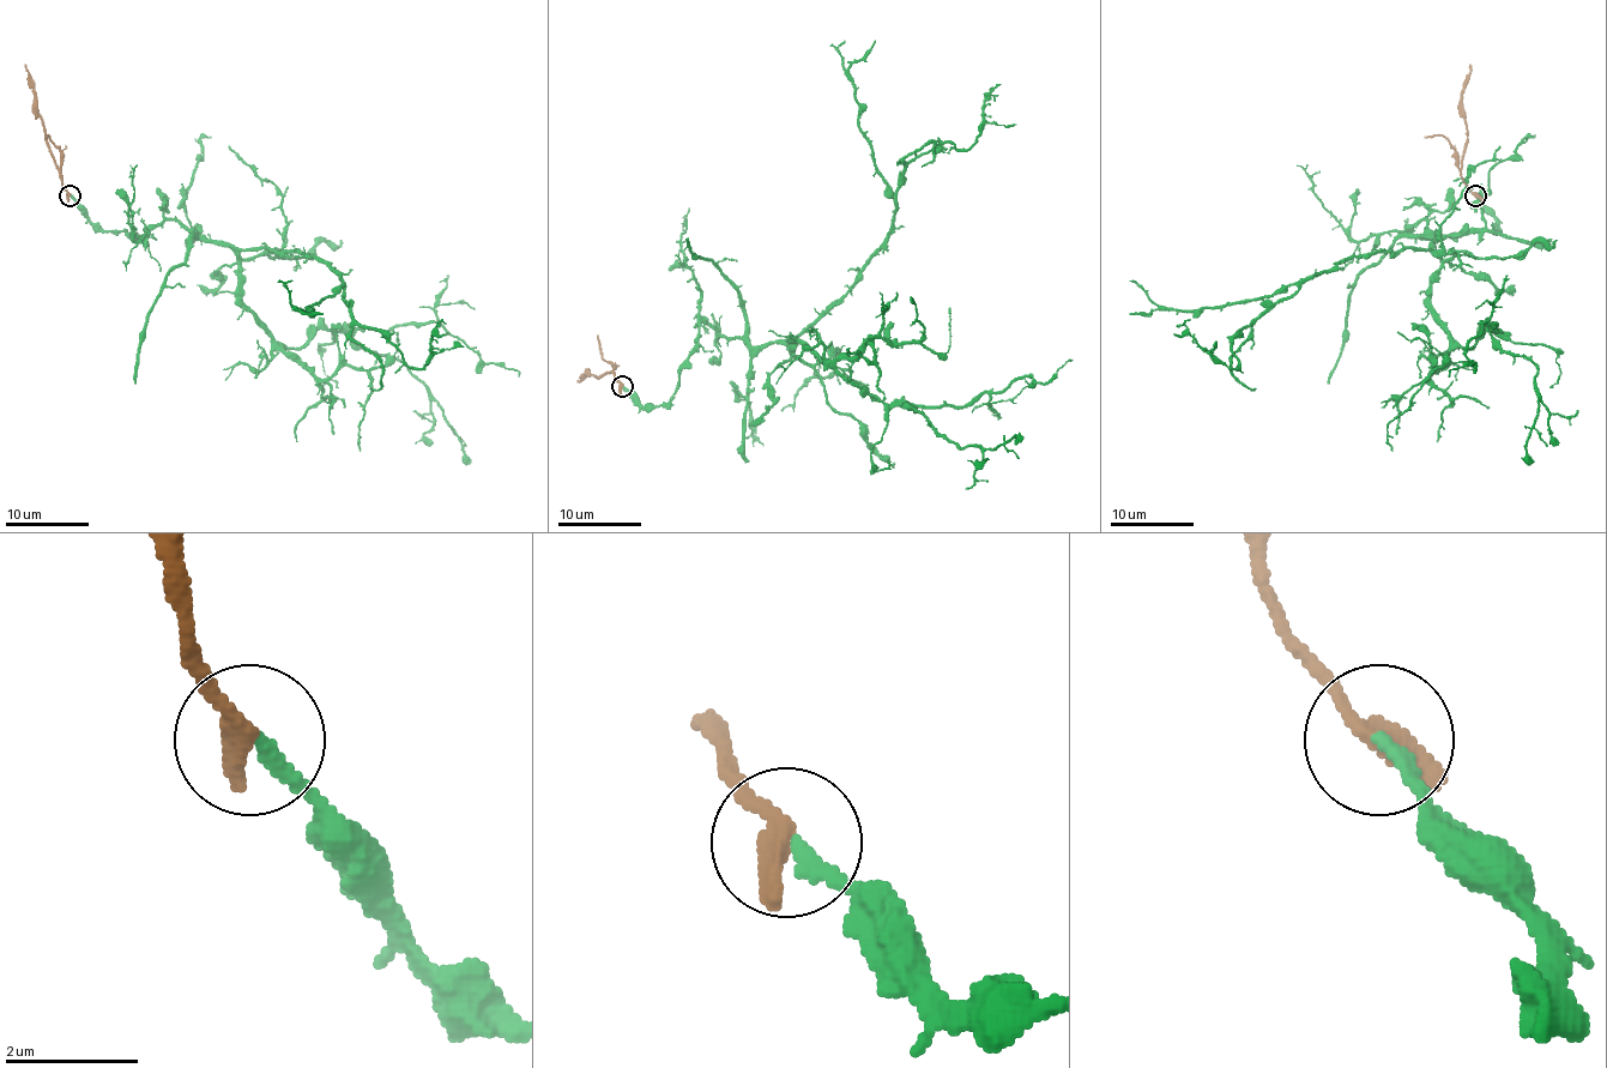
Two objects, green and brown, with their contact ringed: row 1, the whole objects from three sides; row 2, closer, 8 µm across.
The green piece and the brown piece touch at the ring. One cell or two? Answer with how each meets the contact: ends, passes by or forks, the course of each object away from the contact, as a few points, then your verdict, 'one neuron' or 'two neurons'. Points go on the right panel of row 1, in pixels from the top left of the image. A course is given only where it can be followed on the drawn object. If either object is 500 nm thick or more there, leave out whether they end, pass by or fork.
green ends | brown ends | green via (1475, 194), (1496, 230), (1412, 228), (1425, 219), (1442, 261), (1433, 320), (1470, 347), (1496, 324), (1448, 376) | brown via (1475, 194), (1464, 182), (1460, 166), (1467, 143), (1462, 88), (1470, 71), (1468, 65) | one neuron

